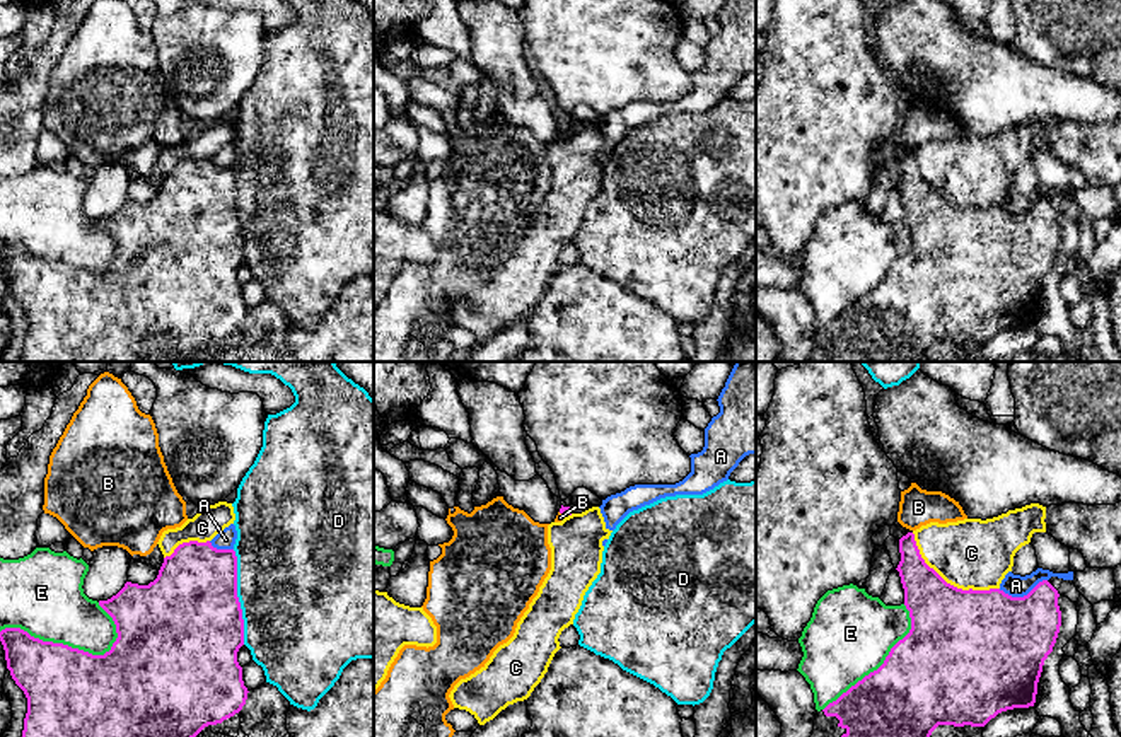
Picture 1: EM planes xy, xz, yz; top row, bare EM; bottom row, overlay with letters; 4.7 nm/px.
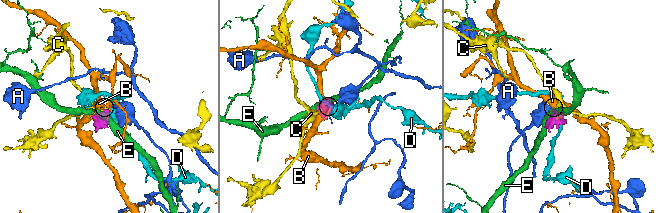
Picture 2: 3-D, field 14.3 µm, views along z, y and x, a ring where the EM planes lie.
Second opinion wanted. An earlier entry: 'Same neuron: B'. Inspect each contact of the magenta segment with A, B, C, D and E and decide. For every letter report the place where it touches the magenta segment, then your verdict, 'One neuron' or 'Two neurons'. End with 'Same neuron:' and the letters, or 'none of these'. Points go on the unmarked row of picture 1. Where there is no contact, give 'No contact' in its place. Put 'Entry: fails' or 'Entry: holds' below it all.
A: Touches magenta at yz (1024, 214). Two neurons
B: Touches magenta at xz (562, 130). Two neurons
C: Touches magenta at yz (946, 200). Two neurons
D: Touches magenta at xy (238, 215). Two neurons
E: Touches magenta at xy (62, 261). Two neurons
Same neuron: none of these
Entry: fails

